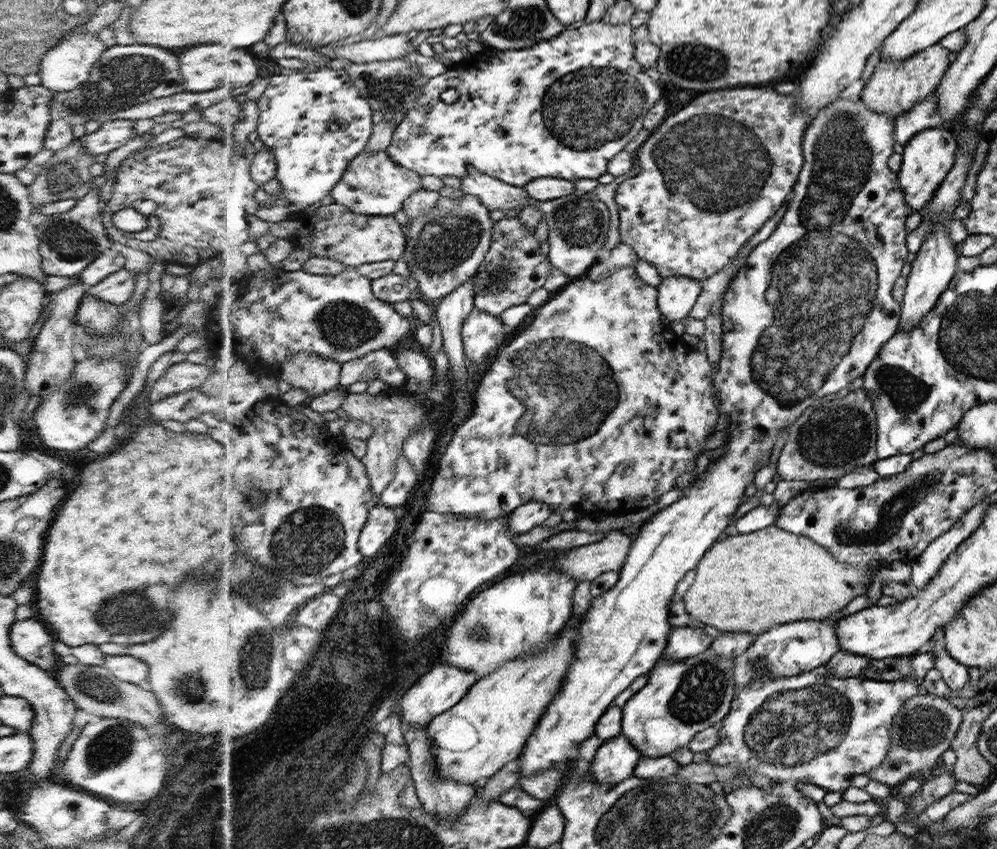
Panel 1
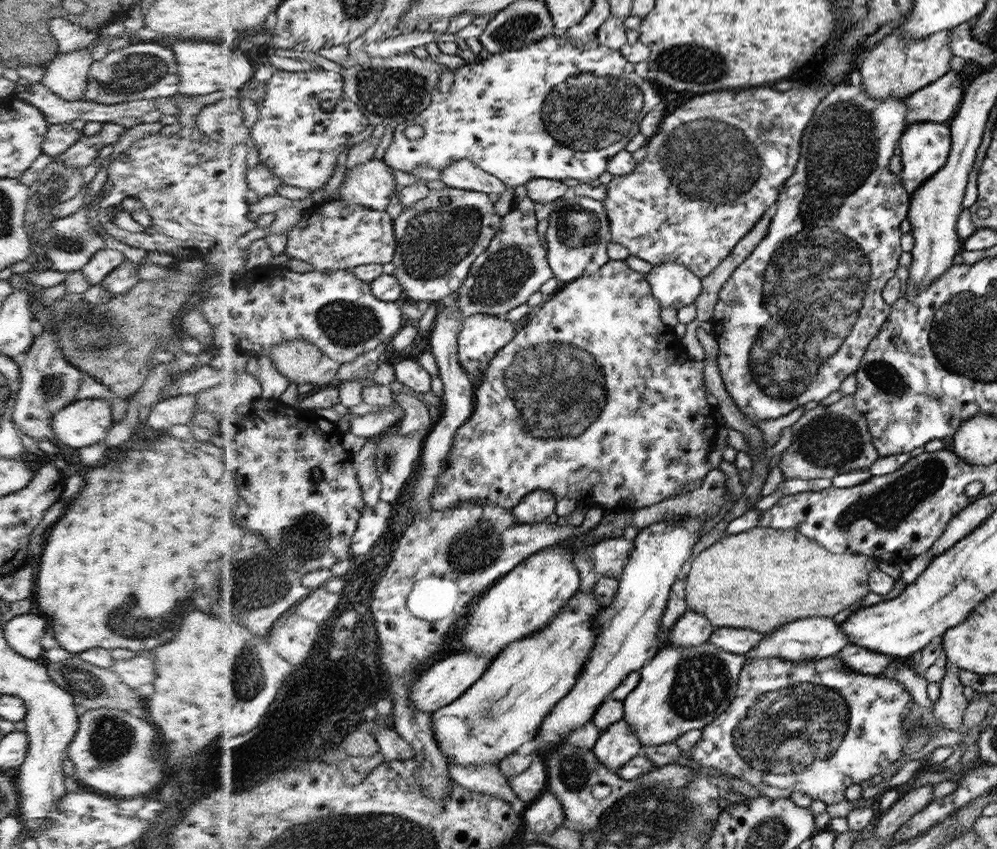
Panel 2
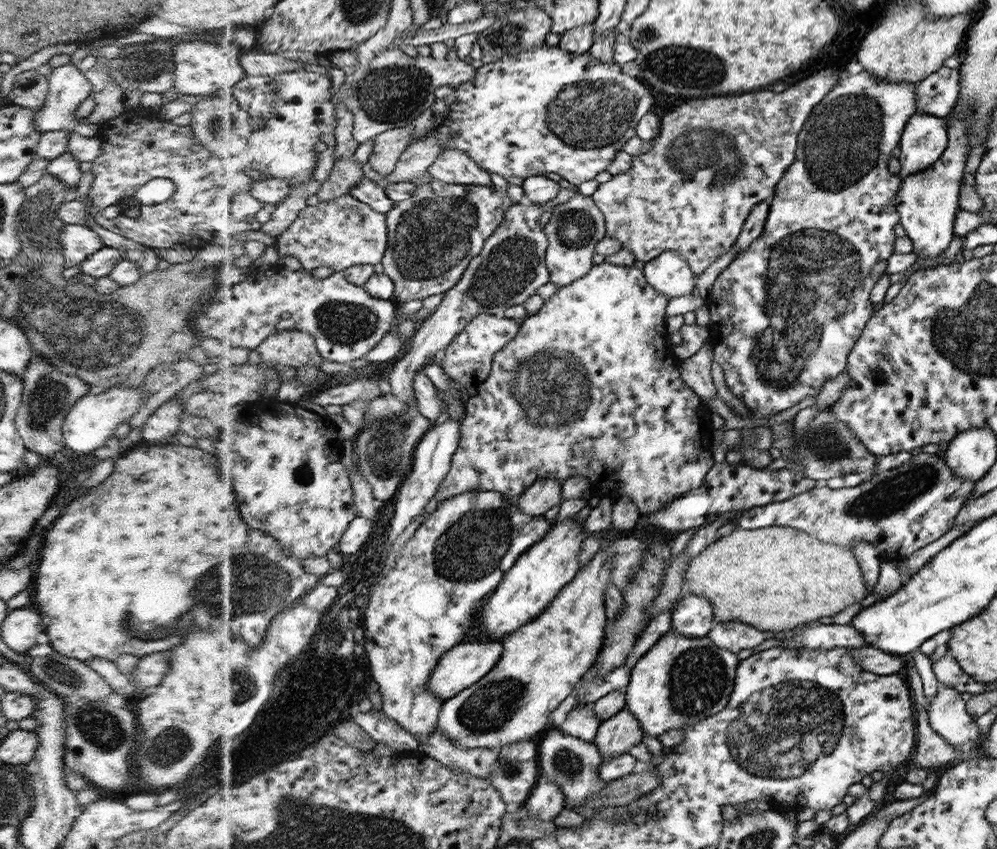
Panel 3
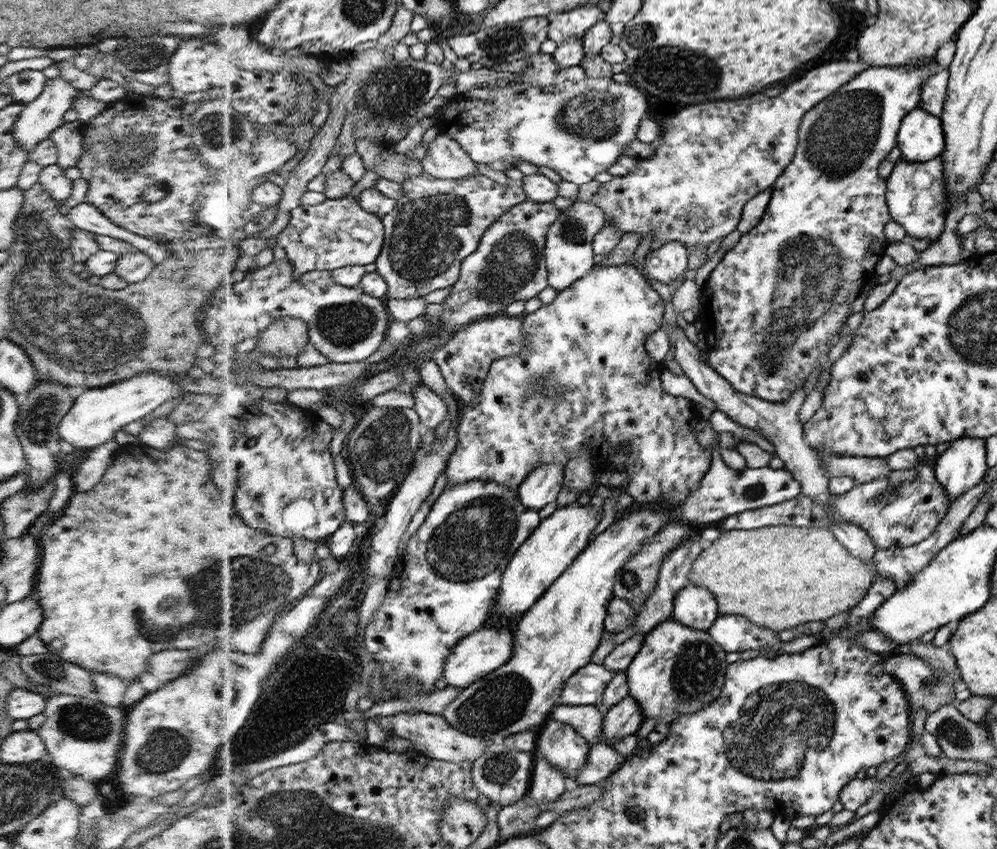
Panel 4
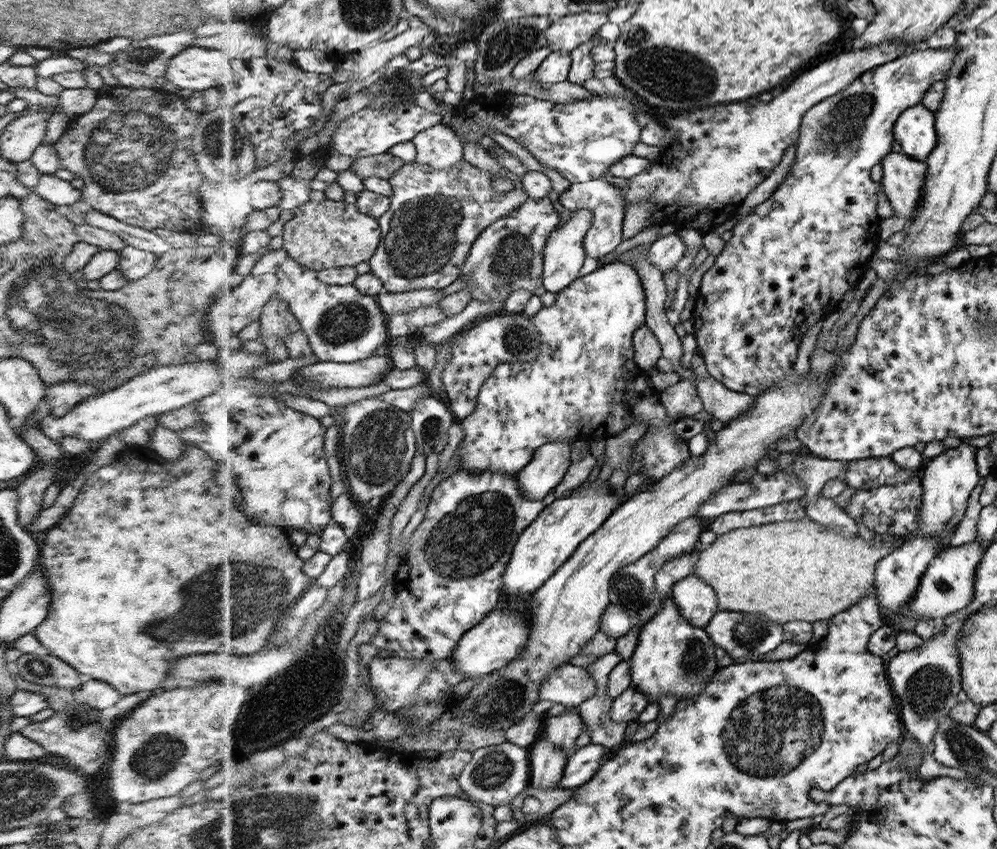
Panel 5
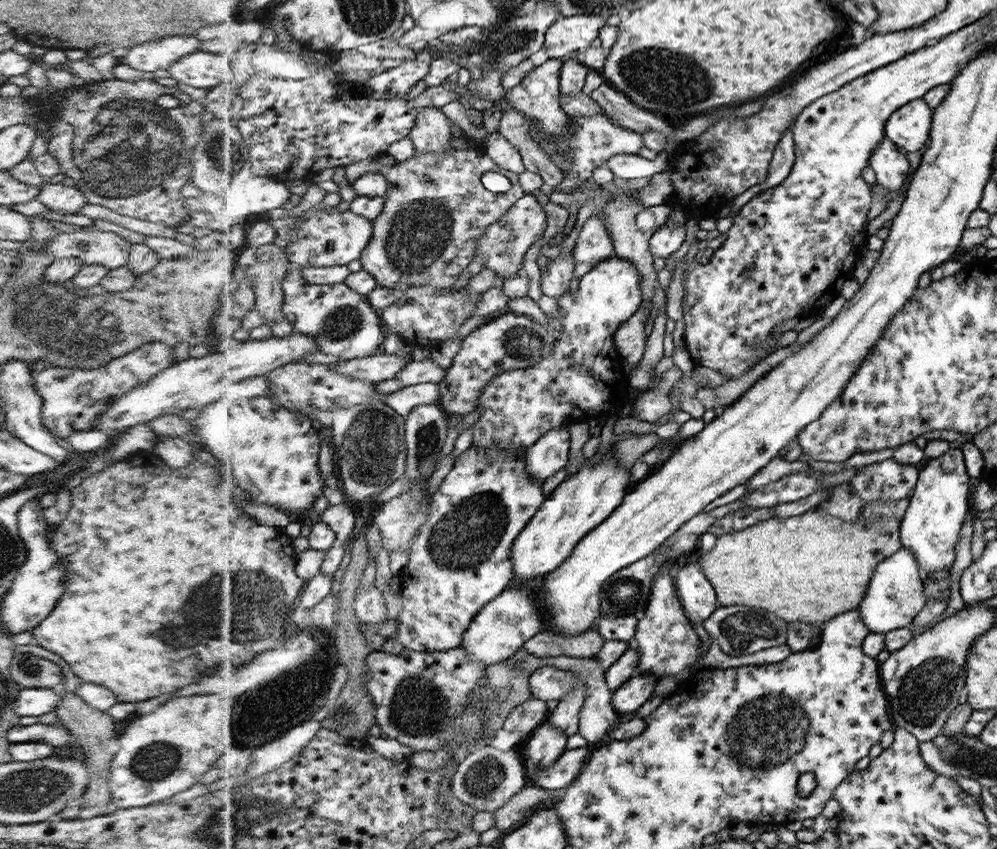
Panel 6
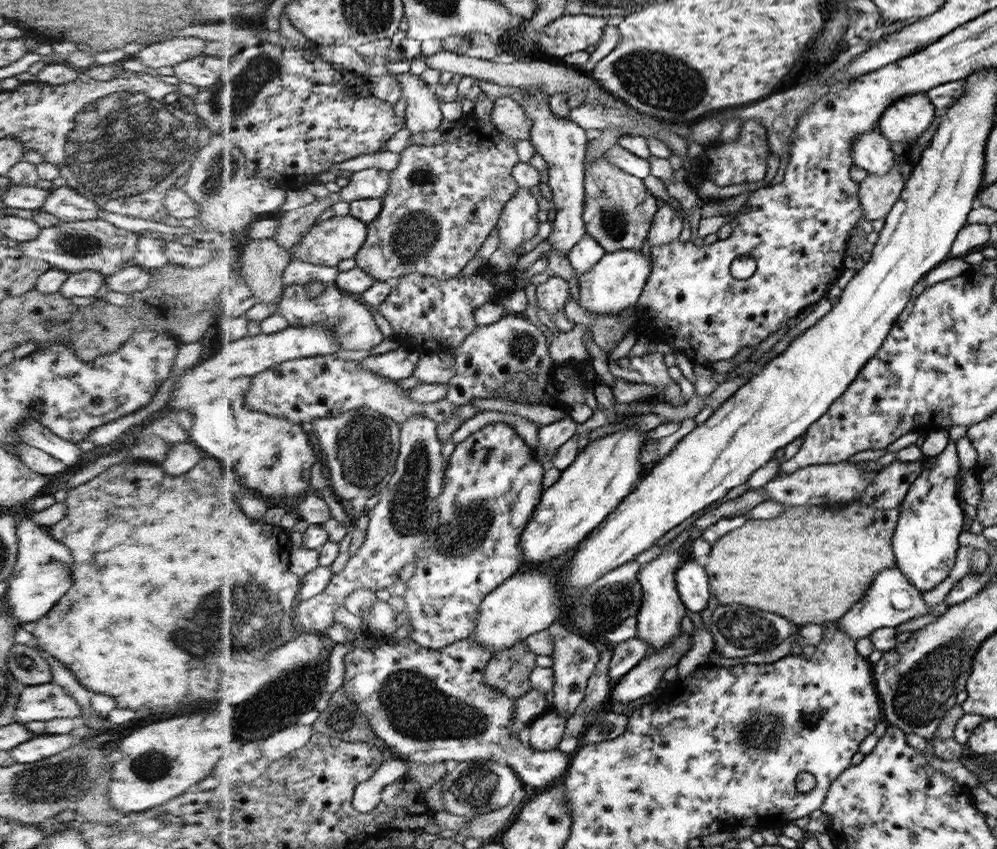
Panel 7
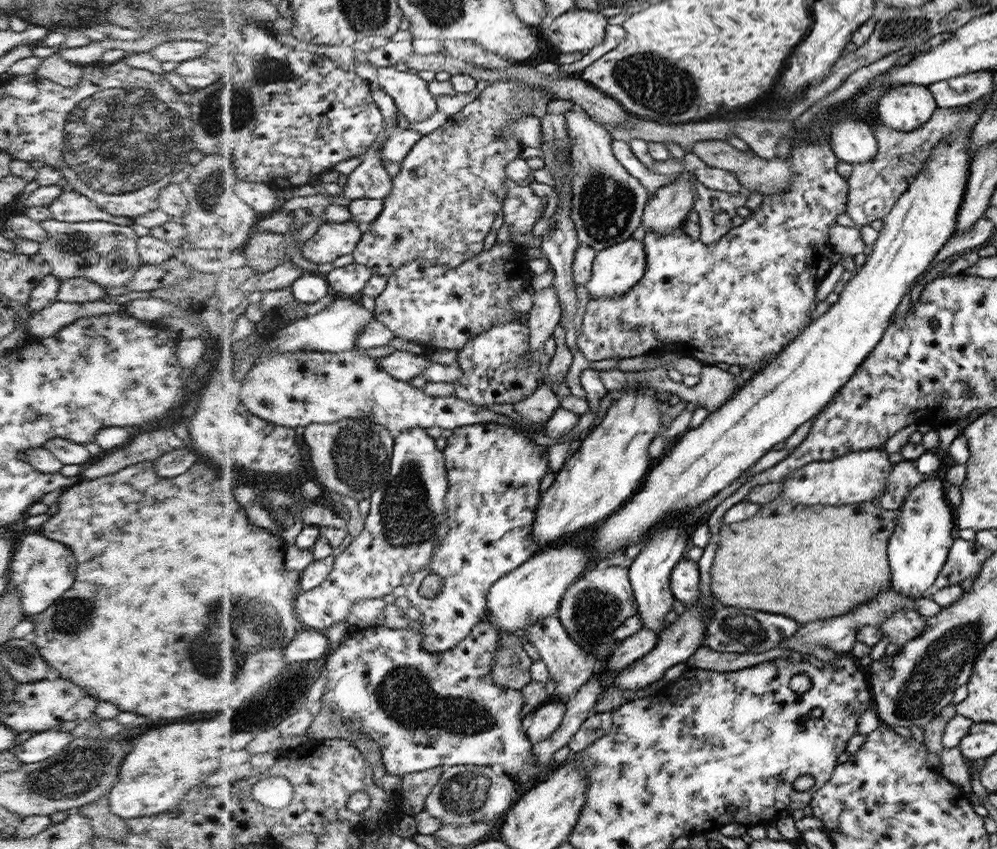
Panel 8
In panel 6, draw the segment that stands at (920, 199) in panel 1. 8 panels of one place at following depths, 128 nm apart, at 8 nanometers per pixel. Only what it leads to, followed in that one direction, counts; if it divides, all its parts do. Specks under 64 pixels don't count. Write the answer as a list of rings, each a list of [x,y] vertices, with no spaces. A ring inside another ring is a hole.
[[[924,99],[907,102],[885,122],[885,137],[900,147],[900,151],[921,150],[932,132],[933,109]]]

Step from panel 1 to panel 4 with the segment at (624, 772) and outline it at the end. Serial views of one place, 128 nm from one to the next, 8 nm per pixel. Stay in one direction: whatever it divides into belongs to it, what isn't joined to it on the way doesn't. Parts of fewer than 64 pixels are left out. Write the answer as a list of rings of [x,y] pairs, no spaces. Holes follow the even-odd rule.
[[[630,695],[625,696],[603,716],[600,741],[611,746],[614,739],[634,735],[640,729],[643,720],[643,710],[638,702]]]

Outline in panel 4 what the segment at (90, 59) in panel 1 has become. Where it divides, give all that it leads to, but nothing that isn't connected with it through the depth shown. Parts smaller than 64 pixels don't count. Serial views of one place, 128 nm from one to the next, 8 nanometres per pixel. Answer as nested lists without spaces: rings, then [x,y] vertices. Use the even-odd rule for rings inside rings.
[[[62,76],[52,78],[52,80],[48,79],[42,94],[34,102],[24,105],[22,112],[20,112],[16,122],[14,122],[13,139],[19,146],[24,148],[24,151],[28,151],[31,154],[42,140],[48,138],[56,128],[64,123],[64,114],[69,108],[73,108],[78,92],[80,92],[78,88],[70,85]]]

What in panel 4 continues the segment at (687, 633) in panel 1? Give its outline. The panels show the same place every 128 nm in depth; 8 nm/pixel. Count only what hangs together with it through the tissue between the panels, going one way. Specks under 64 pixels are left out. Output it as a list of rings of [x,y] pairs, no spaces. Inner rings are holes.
[[[690,583],[677,592],[670,618],[682,622],[686,628],[707,632],[718,618],[716,608],[716,600],[706,587]]]

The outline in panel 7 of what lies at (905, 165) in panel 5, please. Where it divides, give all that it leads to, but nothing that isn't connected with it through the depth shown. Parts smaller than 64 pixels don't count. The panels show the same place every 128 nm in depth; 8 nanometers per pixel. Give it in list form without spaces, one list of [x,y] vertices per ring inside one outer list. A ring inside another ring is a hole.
[[[870,131],[859,134],[851,144],[854,165],[868,173],[886,174],[897,163],[890,143],[880,132]]]

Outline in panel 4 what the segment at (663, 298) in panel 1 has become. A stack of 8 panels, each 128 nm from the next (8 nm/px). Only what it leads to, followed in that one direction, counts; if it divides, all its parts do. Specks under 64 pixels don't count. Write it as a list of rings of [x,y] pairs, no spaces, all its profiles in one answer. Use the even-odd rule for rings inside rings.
[[[670,241],[665,245],[658,247],[657,249],[650,250],[650,252],[645,257],[643,265],[650,278],[658,280],[658,282],[663,282],[672,288],[672,283],[674,280],[679,279],[682,280],[682,282],[686,280],[686,277],[682,279],[680,276],[683,277],[682,273],[687,268],[688,255],[689,250],[686,248],[683,242]]]

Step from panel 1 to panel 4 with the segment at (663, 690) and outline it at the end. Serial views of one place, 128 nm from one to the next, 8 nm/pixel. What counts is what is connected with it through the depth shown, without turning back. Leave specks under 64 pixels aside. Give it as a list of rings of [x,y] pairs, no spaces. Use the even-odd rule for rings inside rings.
[[[676,619],[663,620],[646,634],[642,648],[625,670],[629,695],[641,706],[644,718],[656,718],[657,722],[670,722],[673,712],[678,716],[697,713],[716,701],[725,685],[726,654],[709,633],[686,628]]]

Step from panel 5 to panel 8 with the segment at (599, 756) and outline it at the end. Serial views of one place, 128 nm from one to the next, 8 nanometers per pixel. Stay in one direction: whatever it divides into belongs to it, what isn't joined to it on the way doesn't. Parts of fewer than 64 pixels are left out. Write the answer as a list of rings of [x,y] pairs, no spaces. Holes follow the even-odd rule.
[[[485,619],[477,622],[465,642],[445,653],[426,650],[422,631],[394,629],[388,623],[366,627],[361,633],[346,638],[337,650],[326,656],[327,687],[322,702],[343,716],[352,731],[361,731],[377,742],[388,774],[400,780],[436,767],[501,764],[515,780],[537,783],[546,777],[547,766],[535,765],[530,742],[520,730],[523,694],[496,686],[491,675],[494,657],[497,650],[502,649],[501,637],[492,625]]]

